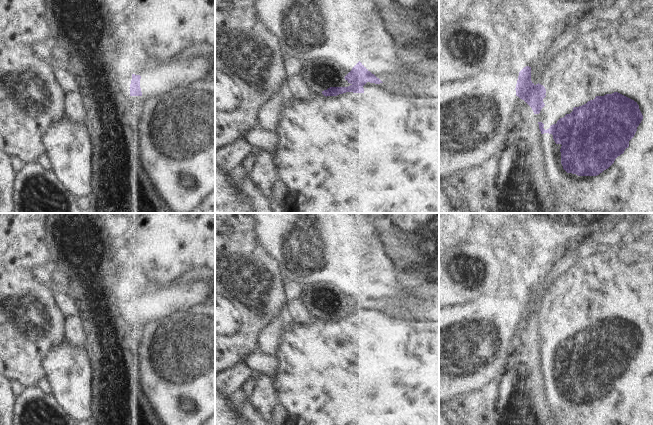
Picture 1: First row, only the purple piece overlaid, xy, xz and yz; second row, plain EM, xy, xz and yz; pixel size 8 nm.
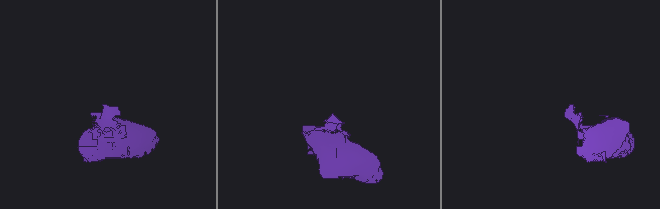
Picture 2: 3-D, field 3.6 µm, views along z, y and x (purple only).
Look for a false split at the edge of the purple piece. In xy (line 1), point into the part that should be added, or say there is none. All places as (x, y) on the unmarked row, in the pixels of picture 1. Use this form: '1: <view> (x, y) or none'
1: none

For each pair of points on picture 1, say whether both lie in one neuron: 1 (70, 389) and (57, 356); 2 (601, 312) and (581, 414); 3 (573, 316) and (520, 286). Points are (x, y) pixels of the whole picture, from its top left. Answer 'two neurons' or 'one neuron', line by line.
1: one neuron
2: one neuron
3: two neurons

